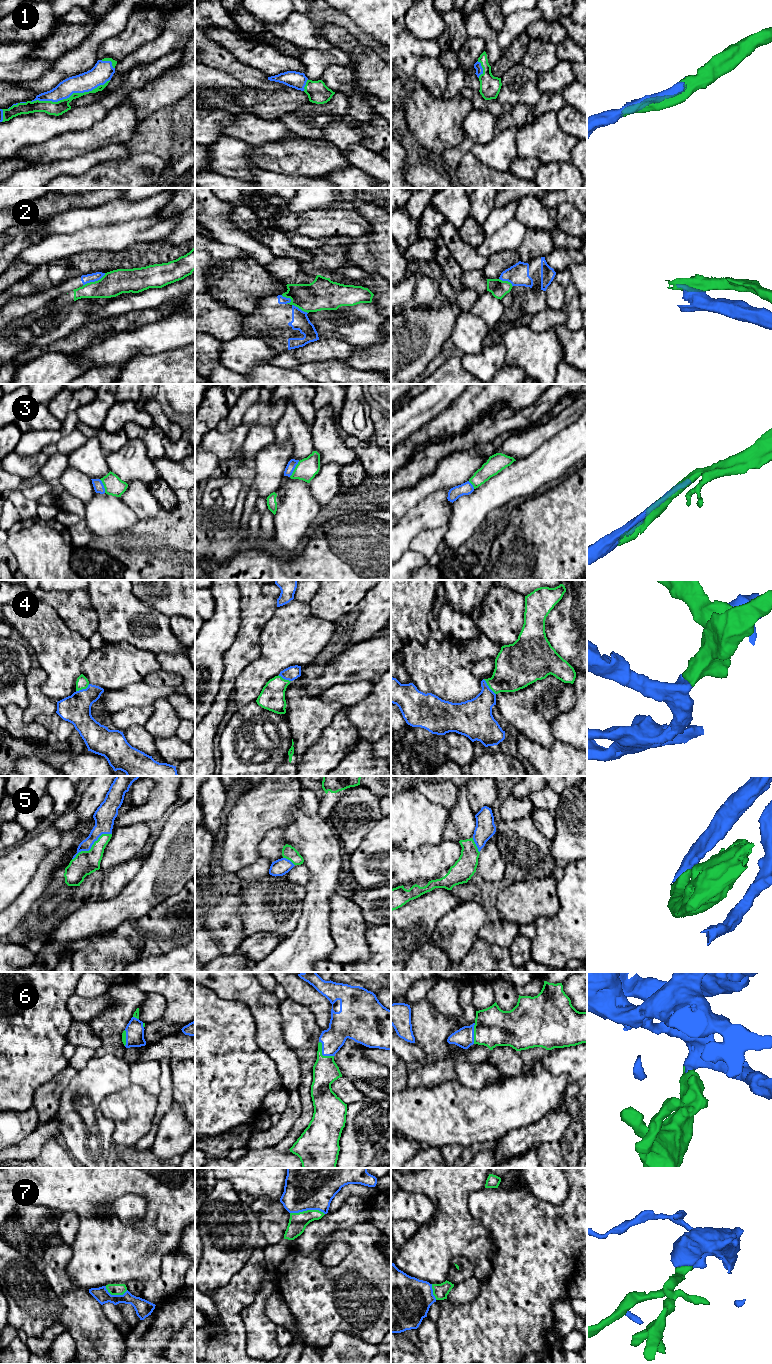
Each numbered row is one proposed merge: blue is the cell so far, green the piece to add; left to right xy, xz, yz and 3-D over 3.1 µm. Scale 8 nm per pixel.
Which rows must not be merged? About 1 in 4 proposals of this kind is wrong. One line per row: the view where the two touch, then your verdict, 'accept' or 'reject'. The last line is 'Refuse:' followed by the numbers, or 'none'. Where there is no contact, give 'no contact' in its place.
1: contact in xy; accept
2: contact in xy; reject
3: contact in xz; accept
4: contact in yz; accept
5: contact in xy; accept
6: contact in xz; accept
7: contact in xz; accept
Refuse: 2

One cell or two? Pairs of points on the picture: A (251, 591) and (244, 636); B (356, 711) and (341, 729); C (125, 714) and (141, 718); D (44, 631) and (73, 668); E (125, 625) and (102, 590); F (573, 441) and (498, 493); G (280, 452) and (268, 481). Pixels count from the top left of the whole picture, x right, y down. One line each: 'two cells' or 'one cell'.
A: one cell
B: two cells
C: one cell
D: one cell
E: one cell
F: one cell
G: one cell

